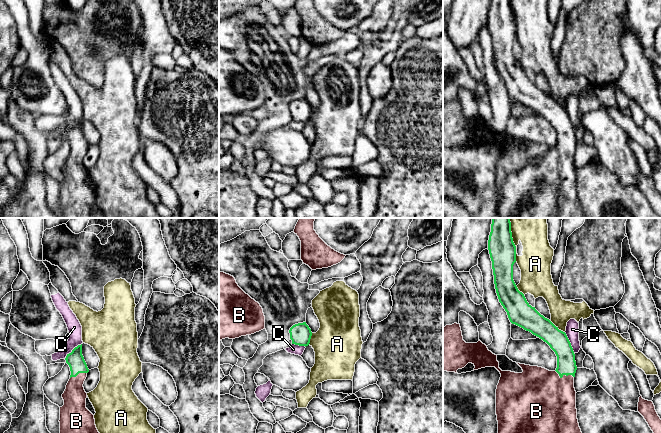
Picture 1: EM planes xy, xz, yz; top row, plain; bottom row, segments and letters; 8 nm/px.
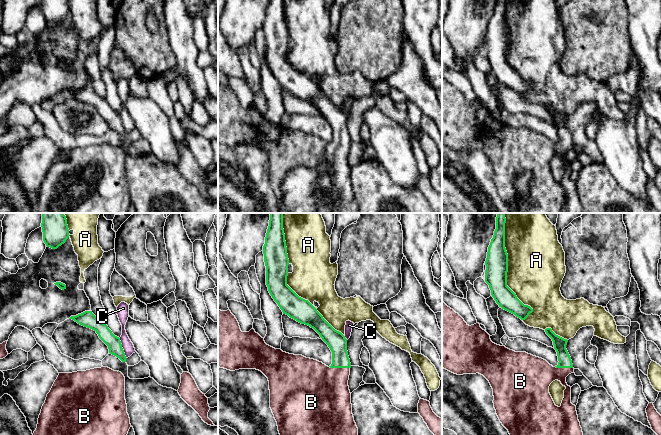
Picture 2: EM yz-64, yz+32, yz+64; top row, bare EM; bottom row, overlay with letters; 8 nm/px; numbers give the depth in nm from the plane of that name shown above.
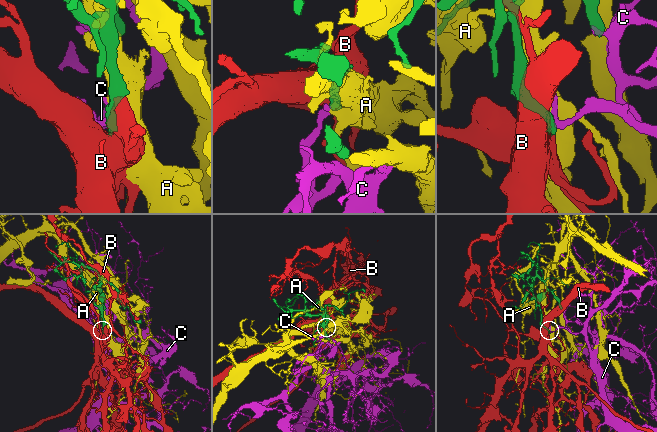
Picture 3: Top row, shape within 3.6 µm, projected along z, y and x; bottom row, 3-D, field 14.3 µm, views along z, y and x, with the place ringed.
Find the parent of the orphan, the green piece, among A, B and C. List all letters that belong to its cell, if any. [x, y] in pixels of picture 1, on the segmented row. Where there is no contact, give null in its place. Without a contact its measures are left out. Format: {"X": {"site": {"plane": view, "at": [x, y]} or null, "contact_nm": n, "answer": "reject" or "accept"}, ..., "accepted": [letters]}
{"A": {"site": {"plane": "yz", "at": [512, 240]}, "contact_nm": 360, "answer": "reject"}, "B": {"site": {"plane": "yz", "at": [564, 374]}, "contact_nm": 160, "answer": "accept"}, "C": {"site": {"plane": "yz", "at": [569, 342]}, "contact_nm": 190, "answer": "reject"}, "accepted": ["B"]}

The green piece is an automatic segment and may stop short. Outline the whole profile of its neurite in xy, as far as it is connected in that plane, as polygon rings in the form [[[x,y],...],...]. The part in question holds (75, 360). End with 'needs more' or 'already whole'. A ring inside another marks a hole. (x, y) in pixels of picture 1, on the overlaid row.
[[[82,344],[67,354],[65,360],[71,375],[62,394],[64,405],[60,407],[60,433],[99,433],[94,415],[86,408],[87,393],[83,384],[89,369],[82,355]]]; needs more

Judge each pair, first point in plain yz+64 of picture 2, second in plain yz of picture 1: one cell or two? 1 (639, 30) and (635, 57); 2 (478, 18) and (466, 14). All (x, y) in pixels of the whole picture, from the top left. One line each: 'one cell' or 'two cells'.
1: two cells
2: one cell

